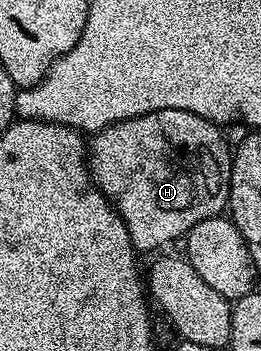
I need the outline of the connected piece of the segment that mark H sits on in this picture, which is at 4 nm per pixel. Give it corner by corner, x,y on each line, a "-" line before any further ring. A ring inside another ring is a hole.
154,110
142,114
138,118
123,120
117,124
106,126
100,132
91,137
90,147
88,149
88,171
92,173
92,181
96,183
97,188
104,193
109,204
116,209
116,213
126,222
126,230
132,239
132,247
137,253
144,252
155,253
159,244
168,244
171,240
187,237
188,231
198,222
202,222
211,216
221,215
228,206
228,191
230,190
230,178
232,177
232,152
230,144
224,141
224,136
219,127
211,124
206,118
198,114
190,114
190,110

